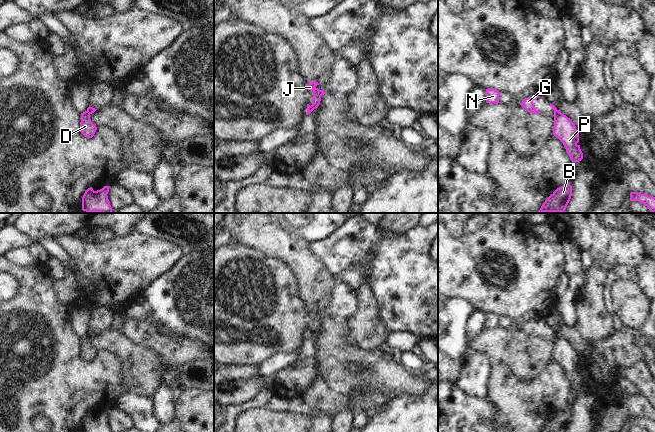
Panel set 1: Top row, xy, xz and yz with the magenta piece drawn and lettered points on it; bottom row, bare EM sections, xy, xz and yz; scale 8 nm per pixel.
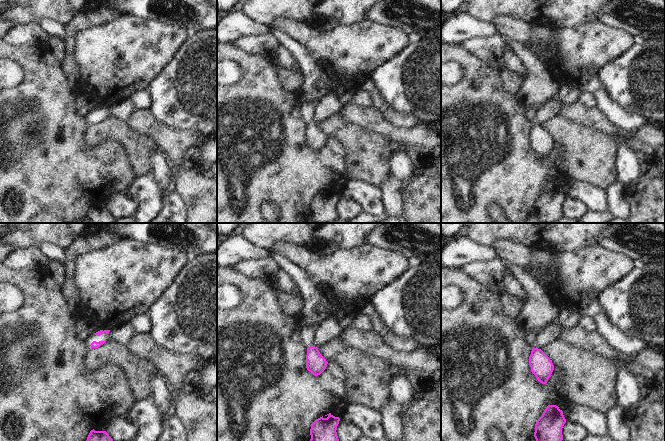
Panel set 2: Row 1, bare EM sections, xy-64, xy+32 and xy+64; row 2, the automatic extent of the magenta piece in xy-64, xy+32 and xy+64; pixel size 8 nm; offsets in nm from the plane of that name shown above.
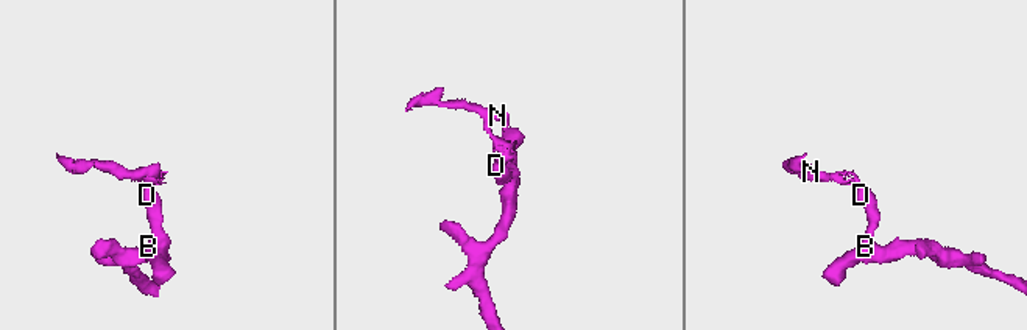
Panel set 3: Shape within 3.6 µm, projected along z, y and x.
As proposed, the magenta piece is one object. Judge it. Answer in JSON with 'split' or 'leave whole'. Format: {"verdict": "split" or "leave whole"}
{"verdict": "split"}

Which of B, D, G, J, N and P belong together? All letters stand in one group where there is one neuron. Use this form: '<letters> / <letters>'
B D P / G J N

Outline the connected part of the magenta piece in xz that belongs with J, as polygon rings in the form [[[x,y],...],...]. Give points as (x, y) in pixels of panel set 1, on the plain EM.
[[[313,305],[309,308],[307,308],[307,313],[313,315],[313,321],[312,321],[312,329],[311,331],[313,333],[318,332],[320,325],[321,325],[321,320],[326,318],[327,316],[324,316],[323,314],[319,314],[316,310],[319,309],[318,306]]]

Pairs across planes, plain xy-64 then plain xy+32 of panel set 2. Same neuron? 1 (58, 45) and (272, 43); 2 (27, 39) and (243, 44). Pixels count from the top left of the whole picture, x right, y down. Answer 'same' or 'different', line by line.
1: different
2: same

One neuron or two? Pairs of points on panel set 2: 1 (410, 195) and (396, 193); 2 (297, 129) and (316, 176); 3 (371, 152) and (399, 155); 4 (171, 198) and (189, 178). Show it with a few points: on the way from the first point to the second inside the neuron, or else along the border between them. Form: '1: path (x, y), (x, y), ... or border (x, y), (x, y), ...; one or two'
1: border (405, 183), (403, 187), (402, 212); two
2: path (295, 141), (295, 155), (304, 164); one
3: border (394, 149), (389, 160), (390, 173); two
4: border (174, 190), (180, 197), (187, 212); two

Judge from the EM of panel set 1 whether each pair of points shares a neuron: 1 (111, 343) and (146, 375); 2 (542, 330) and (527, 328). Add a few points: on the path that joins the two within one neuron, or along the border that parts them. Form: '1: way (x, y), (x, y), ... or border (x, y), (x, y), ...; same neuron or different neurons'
1: way (120, 349), (137, 366); same neuron
2: way (538, 328), (531, 328); same neuron

